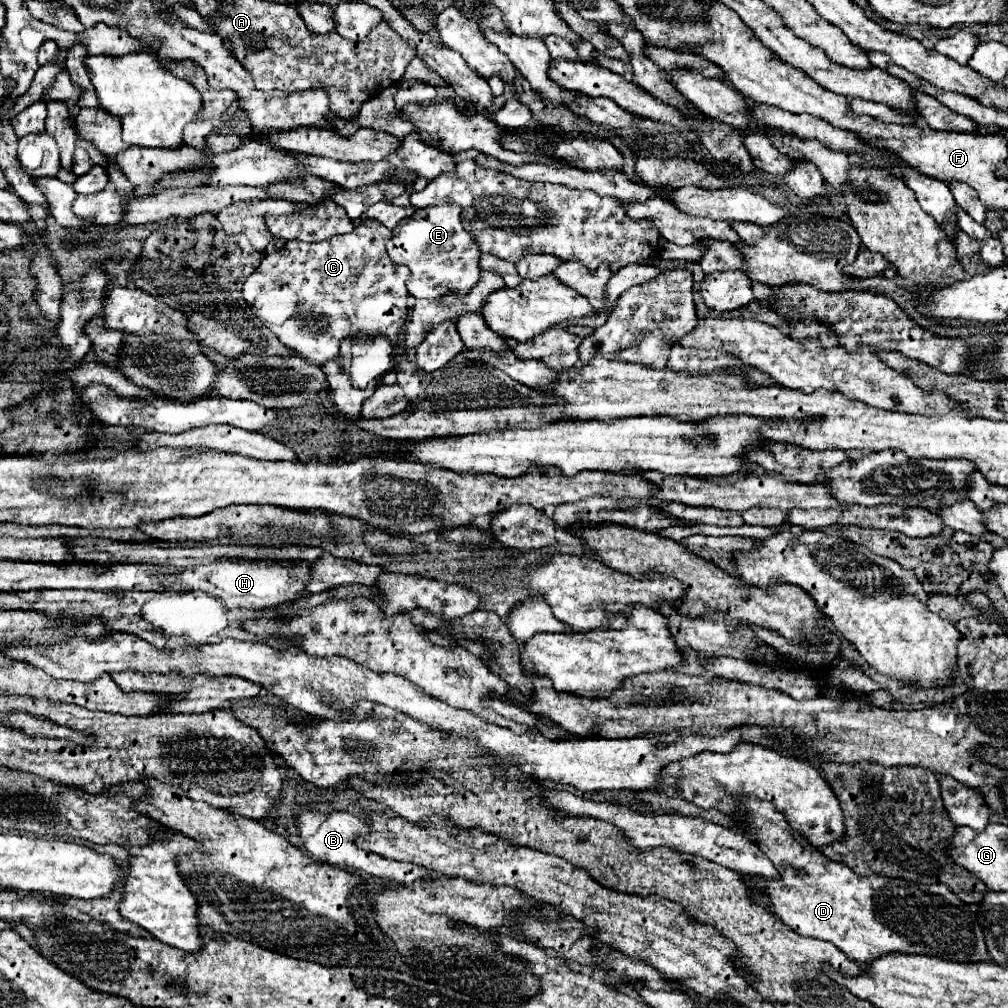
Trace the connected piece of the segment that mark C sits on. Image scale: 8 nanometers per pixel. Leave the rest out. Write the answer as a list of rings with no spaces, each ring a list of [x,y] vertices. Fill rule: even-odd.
[[[364,219],[348,235],[334,235],[320,243],[302,243],[288,241],[278,251],[266,255],[262,263],[248,275],[244,283],[244,299],[250,305],[252,313],[266,325],[286,347],[294,349],[300,357],[324,363],[330,357],[338,357],[338,347],[344,337],[368,333],[386,335],[390,341],[398,343],[398,331],[406,321],[406,279],[408,269],[392,263],[386,253],[386,241],[392,237],[392,231],[376,219]]]

